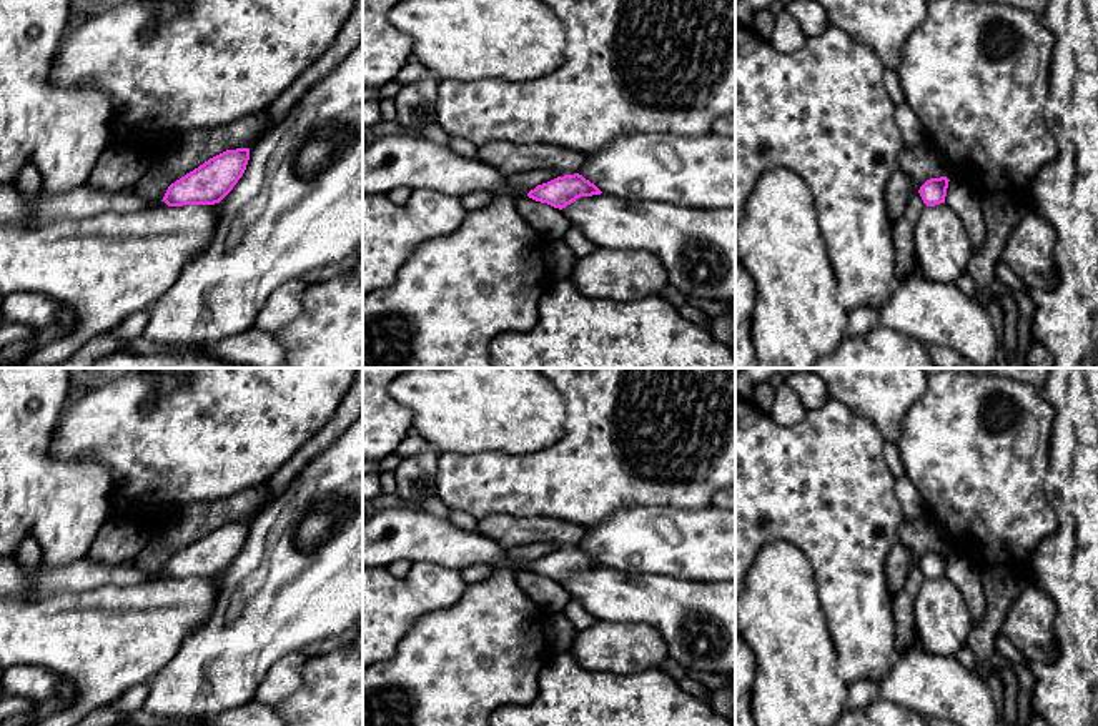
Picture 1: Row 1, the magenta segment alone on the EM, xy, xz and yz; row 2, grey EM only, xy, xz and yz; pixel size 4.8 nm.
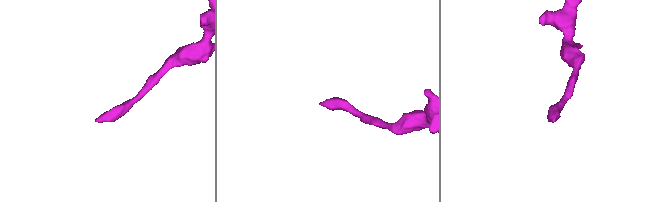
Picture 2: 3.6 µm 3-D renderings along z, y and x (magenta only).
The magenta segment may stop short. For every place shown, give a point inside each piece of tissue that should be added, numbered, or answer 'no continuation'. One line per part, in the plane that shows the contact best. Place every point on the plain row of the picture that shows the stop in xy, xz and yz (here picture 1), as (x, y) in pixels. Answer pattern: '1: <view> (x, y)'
no continuation

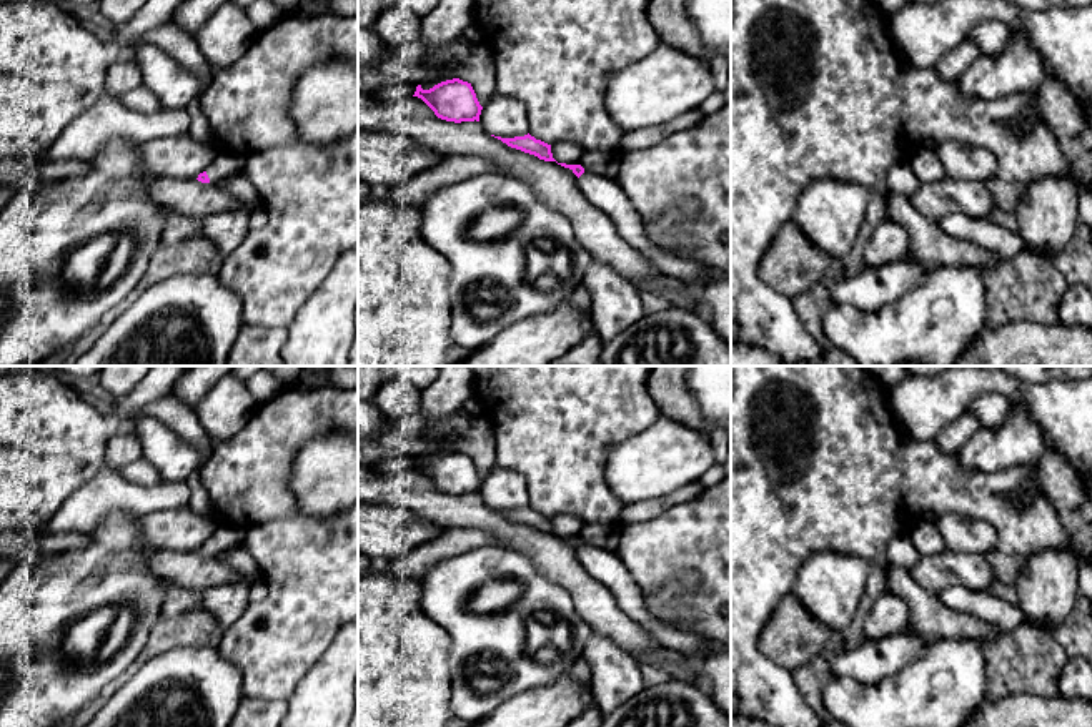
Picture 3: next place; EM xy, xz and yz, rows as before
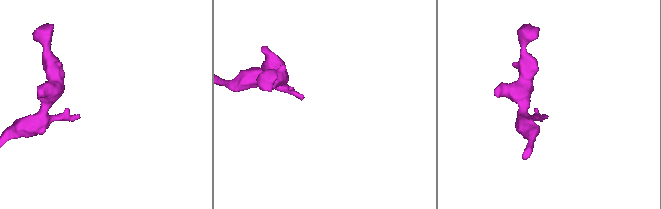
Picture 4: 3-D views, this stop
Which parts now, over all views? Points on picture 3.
1: xy (225, 538)

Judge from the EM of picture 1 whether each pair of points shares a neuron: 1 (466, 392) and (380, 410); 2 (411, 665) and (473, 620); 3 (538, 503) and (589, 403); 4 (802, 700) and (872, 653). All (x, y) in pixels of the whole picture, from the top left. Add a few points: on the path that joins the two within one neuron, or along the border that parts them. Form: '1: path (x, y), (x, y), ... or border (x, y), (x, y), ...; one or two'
1: border (388, 385), (388, 393), (410, 412), (413, 427); two
2: path (426, 665), (458, 635); one
3: path (563, 478), (588, 453), (589, 428); one
4: border (830, 636), (835, 646), (839, 676), (847, 685); two

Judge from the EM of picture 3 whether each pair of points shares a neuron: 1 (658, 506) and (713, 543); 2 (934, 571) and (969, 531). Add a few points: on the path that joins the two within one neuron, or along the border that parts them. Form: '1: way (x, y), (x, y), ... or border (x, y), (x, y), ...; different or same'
1: border (699, 493), (646, 521), (633, 521), (628, 526); different
2: border (946, 548), (984, 556); different

